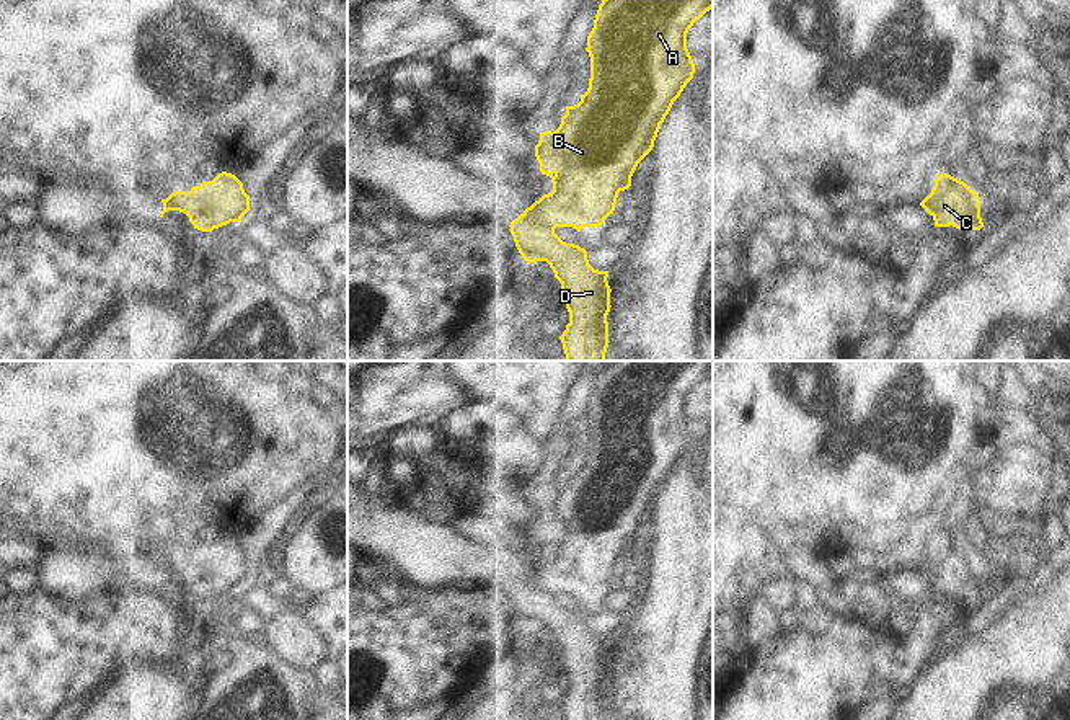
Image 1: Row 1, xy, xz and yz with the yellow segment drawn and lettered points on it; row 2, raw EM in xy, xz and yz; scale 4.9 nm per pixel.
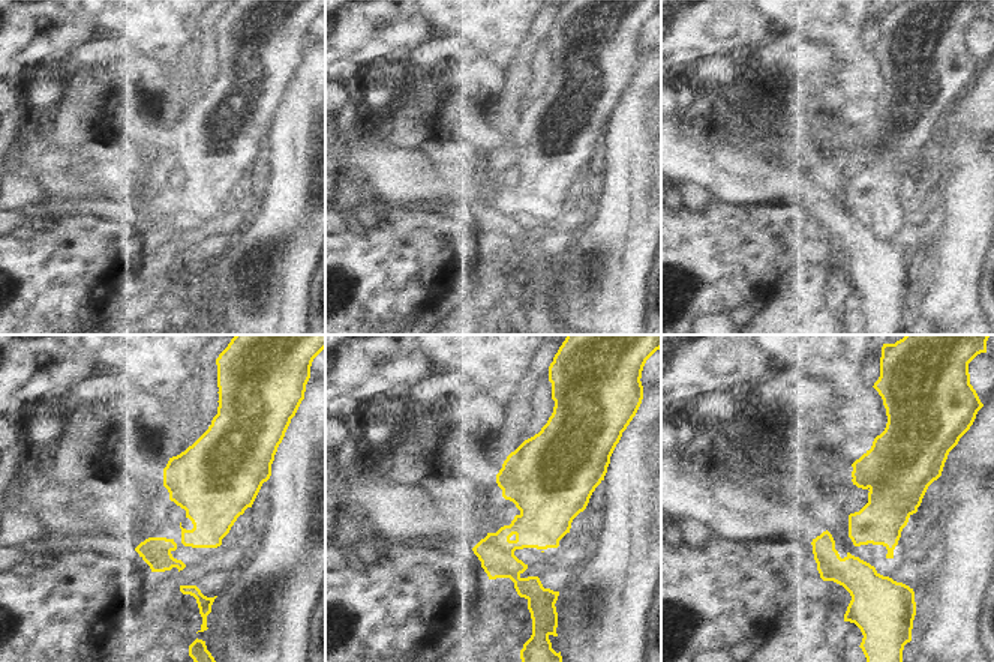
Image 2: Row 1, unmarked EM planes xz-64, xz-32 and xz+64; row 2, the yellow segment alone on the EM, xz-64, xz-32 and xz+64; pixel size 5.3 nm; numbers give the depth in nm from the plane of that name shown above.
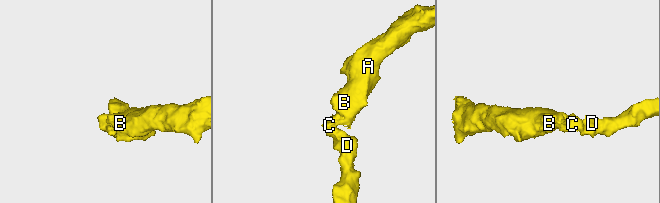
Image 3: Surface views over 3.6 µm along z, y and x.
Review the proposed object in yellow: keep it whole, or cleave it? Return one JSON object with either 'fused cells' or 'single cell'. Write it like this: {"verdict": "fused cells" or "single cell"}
{"verdict": "fused cells"}

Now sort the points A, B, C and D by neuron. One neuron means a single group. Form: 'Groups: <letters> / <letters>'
Groups: A B / C D

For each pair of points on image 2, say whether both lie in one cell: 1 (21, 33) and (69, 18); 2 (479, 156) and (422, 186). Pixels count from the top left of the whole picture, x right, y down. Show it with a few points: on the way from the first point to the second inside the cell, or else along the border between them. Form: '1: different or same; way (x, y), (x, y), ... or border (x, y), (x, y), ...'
1: same; way (33, 21), (38, 17), (57, 18)
2: different; border (473, 171), (479, 177)

